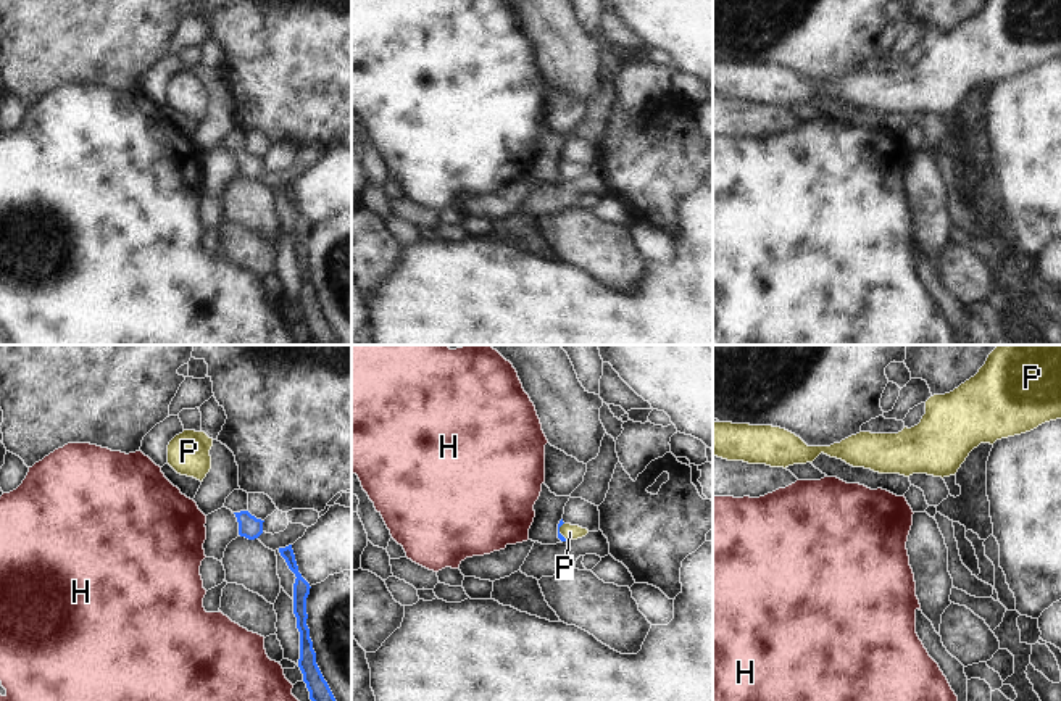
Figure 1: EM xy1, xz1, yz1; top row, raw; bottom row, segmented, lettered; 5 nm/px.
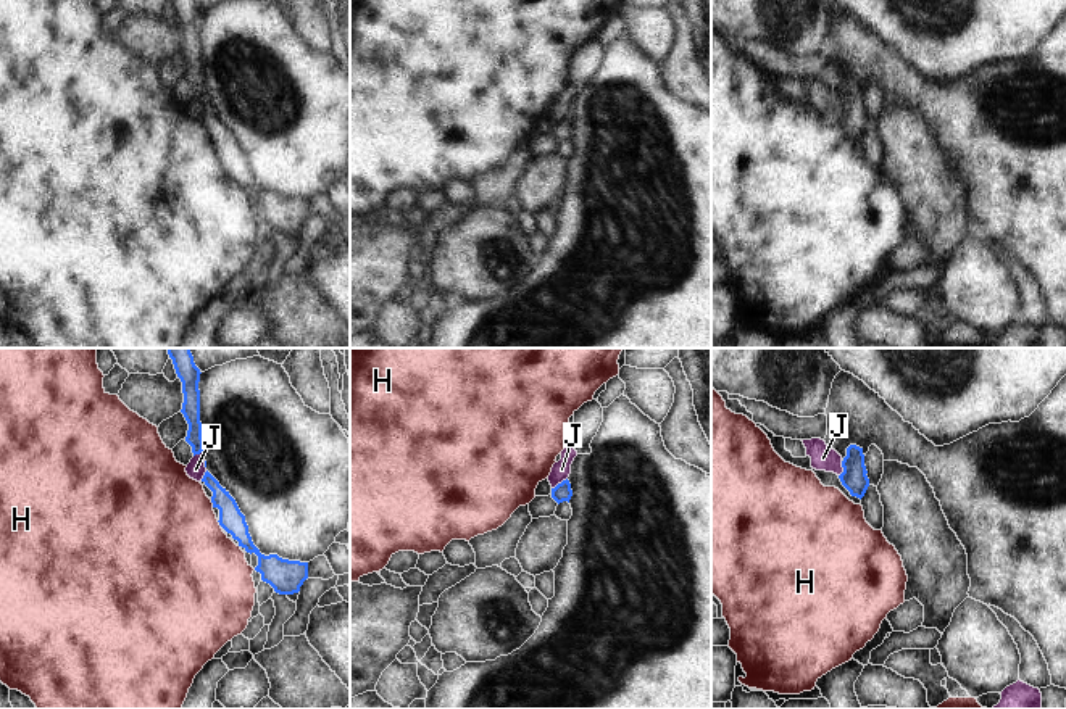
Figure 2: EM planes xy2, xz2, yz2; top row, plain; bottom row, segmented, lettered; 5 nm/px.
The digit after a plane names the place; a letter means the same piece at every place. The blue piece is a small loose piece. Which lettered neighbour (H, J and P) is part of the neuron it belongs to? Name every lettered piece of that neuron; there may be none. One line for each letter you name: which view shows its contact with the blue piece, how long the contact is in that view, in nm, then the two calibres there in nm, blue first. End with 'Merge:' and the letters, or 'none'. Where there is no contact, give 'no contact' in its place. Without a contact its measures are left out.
P: contact in xz1; length 100 nm; calibres 20 and 80 nm
Merge: P

